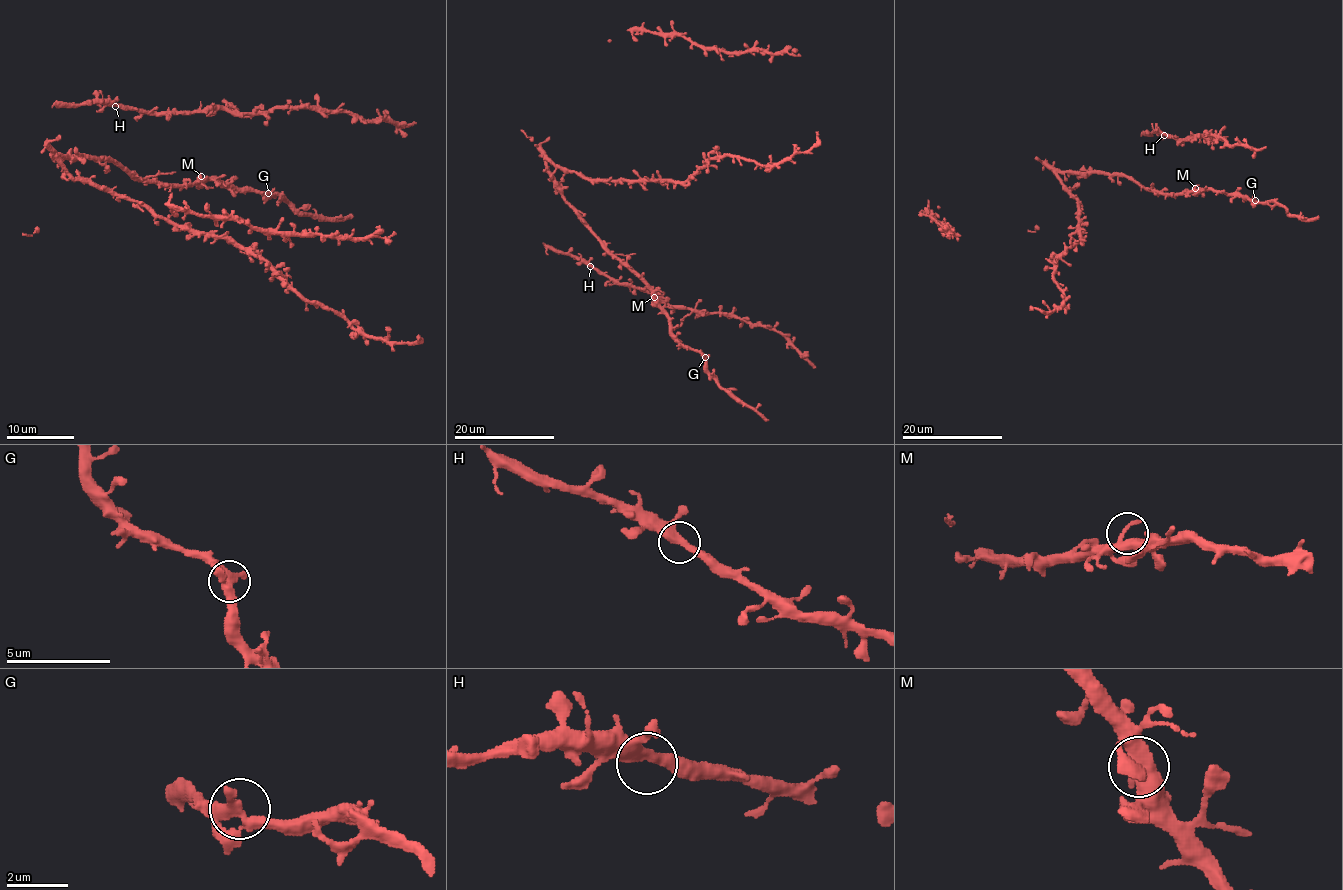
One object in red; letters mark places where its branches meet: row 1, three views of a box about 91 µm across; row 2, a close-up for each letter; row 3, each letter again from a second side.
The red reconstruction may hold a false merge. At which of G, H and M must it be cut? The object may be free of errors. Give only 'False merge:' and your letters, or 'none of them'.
False merge: none of them

